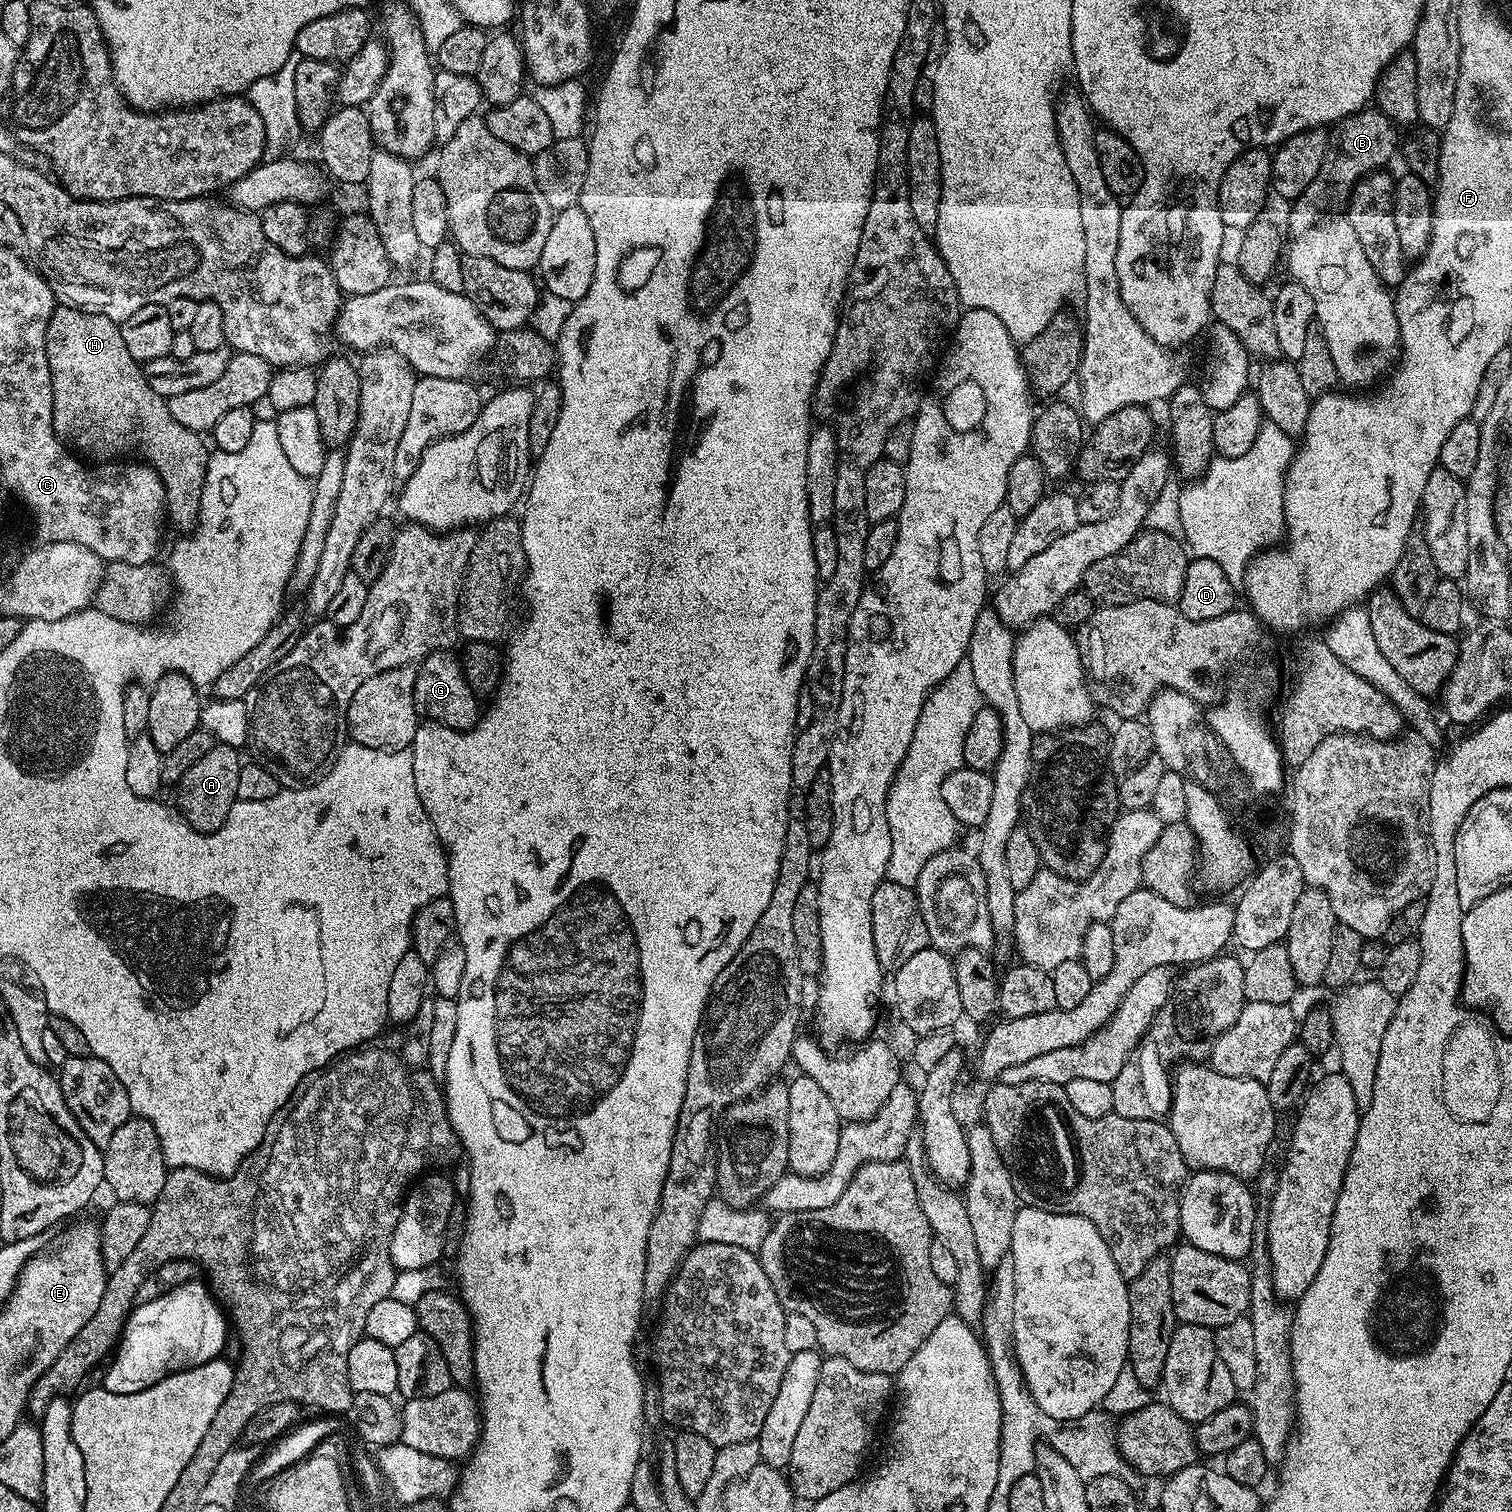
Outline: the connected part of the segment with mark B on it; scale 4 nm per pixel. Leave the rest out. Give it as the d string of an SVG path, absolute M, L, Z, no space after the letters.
M1375 106L1364 108L1335 125L1328 137L1326 158L1322 158L1322 166L1314 177L1314 182L1310 182L1310 186L1306 186L1306 190L1291 205L1292 213L1288 216L1287 231L1292 231L1292 234L1305 232L1319 224L1325 214L1335 213L1332 212L1335 208L1343 209L1352 196L1352 187L1363 176L1383 169L1387 165L1384 163L1395 152L1397 155L1396 132L1397 125Z

